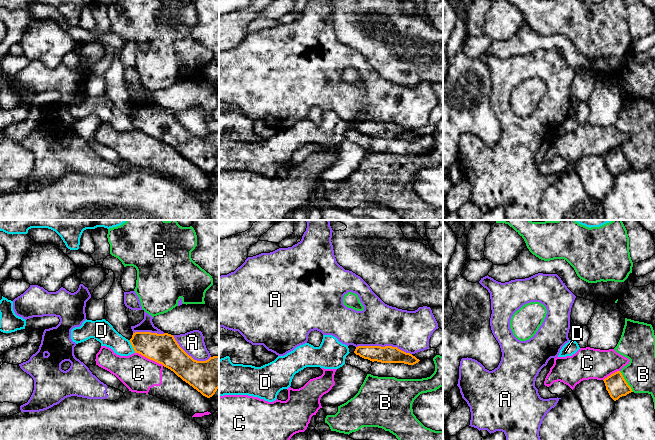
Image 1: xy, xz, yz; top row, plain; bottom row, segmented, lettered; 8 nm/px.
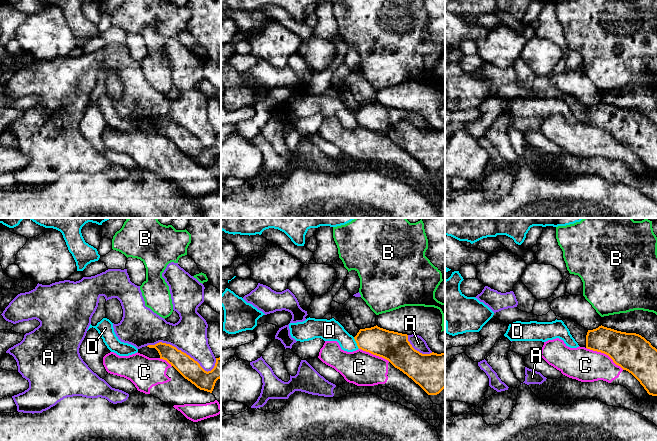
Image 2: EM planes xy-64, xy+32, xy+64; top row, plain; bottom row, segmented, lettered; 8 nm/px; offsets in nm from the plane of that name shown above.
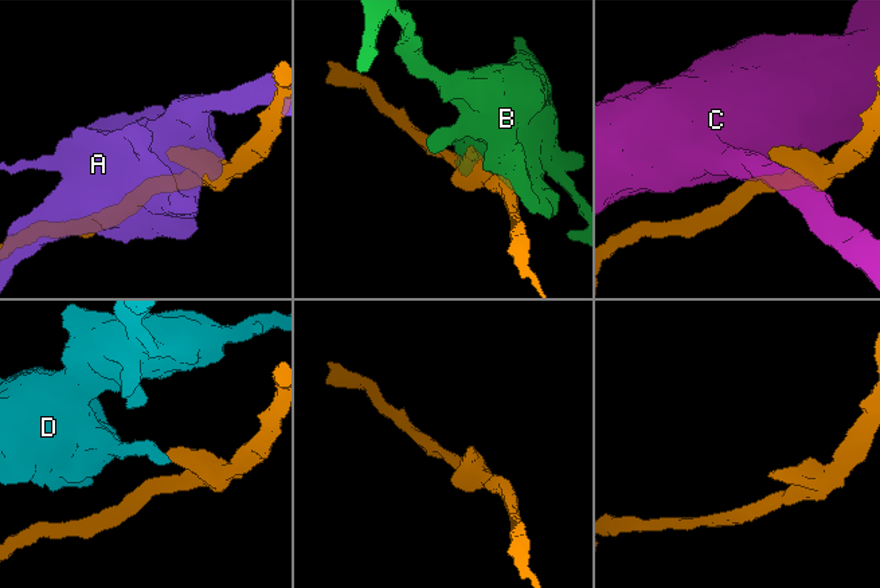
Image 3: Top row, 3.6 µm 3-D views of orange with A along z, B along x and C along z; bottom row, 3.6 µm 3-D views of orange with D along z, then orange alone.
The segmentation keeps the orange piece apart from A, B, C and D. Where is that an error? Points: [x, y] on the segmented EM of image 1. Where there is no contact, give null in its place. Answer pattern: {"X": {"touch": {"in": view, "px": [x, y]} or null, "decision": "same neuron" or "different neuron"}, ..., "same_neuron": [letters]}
{"A": {"touch": {"in": "xz", "px": [385, 346]}, "decision": "different neuron"}, "B": {"touch": {"in": "yz", "px": [625, 381]}, "decision": "different neuron"}, "C": {"touch": {"in": "xy", "px": [149, 358]}, "decision": "different neuron"}, "D": {"touch": {"in": "xy", "px": [132, 346]}, "decision": "different neuron"}, "same_neuron": []}

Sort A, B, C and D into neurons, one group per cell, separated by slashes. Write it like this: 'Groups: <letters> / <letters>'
Groups: A / B / C / D

